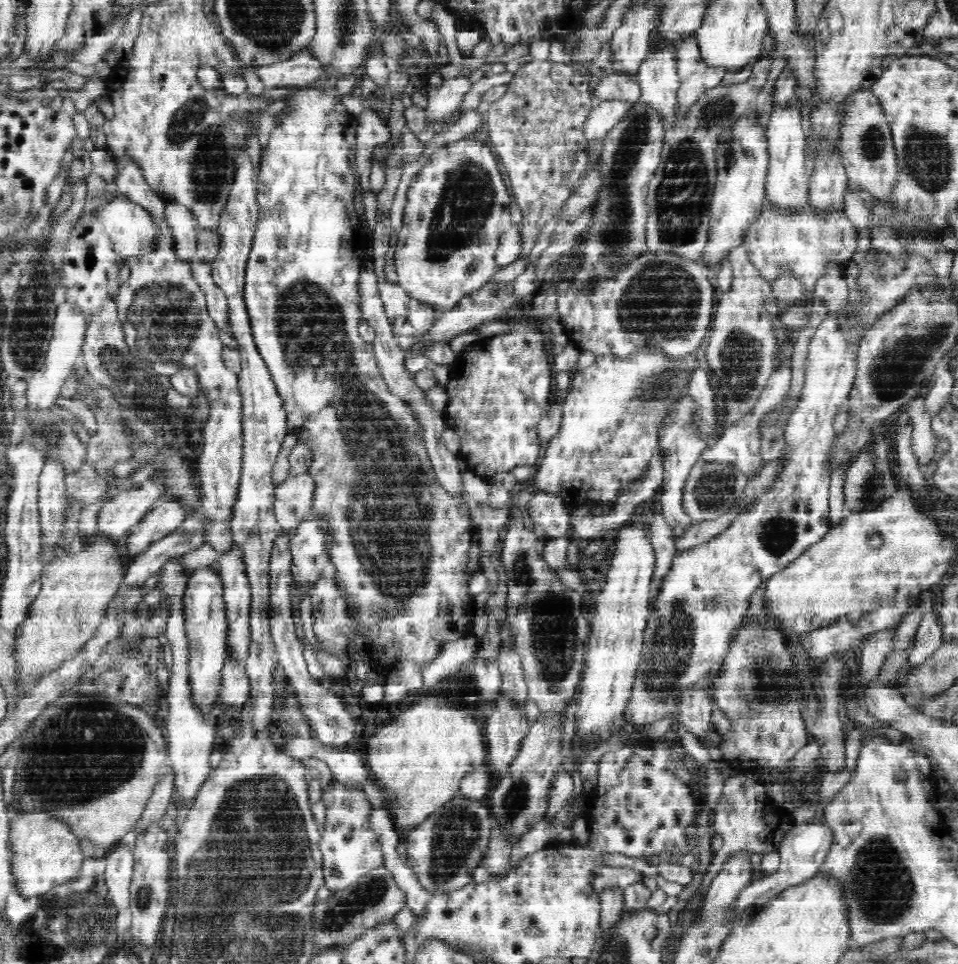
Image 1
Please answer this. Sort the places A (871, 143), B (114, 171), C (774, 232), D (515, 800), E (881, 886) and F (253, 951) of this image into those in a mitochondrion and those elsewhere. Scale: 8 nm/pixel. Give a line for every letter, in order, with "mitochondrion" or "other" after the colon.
A: mitochondrion
B: other
C: other
D: mitochondrion
E: mitochondrion
F: mitochondrion

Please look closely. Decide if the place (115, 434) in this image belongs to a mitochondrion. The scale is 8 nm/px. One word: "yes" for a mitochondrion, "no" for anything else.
yes

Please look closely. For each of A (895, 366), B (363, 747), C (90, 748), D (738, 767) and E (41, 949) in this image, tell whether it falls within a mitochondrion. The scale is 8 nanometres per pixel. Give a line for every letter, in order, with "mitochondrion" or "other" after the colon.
A: mitochondrion
B: other
C: mitochondrion
D: other
E: mitochondrion

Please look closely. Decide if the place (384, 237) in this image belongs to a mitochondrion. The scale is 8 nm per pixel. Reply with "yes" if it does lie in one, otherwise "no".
no

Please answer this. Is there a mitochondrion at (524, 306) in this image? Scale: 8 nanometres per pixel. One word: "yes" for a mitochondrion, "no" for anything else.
no

